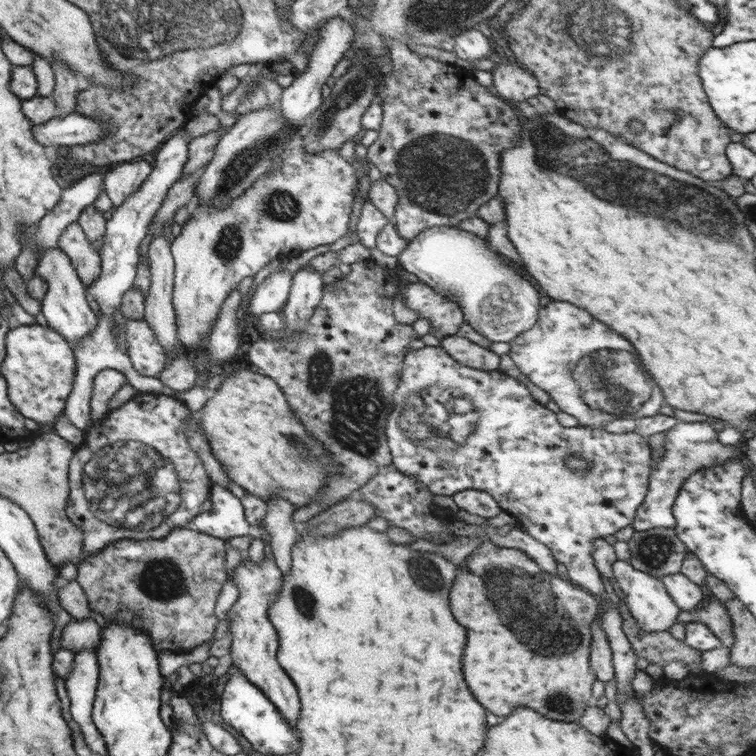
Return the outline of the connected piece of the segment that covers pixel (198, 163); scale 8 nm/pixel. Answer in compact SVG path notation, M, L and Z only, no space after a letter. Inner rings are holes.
M209 131L199 137L190 139L190 143L188 143L188 159L186 159L184 167L182 167L180 178L202 171L212 160L214 156L213 150L216 148L216 143L220 141L220 137L222 135L219 131Z

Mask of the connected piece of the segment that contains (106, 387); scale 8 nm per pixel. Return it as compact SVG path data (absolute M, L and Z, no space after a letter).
M113 369L100 370L93 379L92 398L90 399L90 414L93 422L104 419L110 412L110 398L120 390L124 384L128 384L124 374Z

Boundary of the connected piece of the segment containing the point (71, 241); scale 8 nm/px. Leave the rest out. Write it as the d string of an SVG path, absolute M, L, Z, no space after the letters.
M78 221L70 222L59 237L58 248L71 260L71 266L83 280L84 286L90 286L101 274L102 259L98 250L88 243L87 236Z

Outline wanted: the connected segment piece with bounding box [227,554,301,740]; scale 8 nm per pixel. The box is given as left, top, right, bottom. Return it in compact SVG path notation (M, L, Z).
M274 556L266 557L259 563L255 563L248 557L244 557L240 566L229 575L236 583L239 595L232 608L227 612L229 620L230 655L233 666L236 666L248 682L258 686L269 698L270 702L278 708L278 713L285 720L285 724L290 726L294 736L300 740L301 734L298 733L297 723L301 718L300 700L296 685L288 676L288 673L280 666L276 653L278 653L279 634L270 620L268 608L276 602L280 586L282 586L283 574L274 562Z

